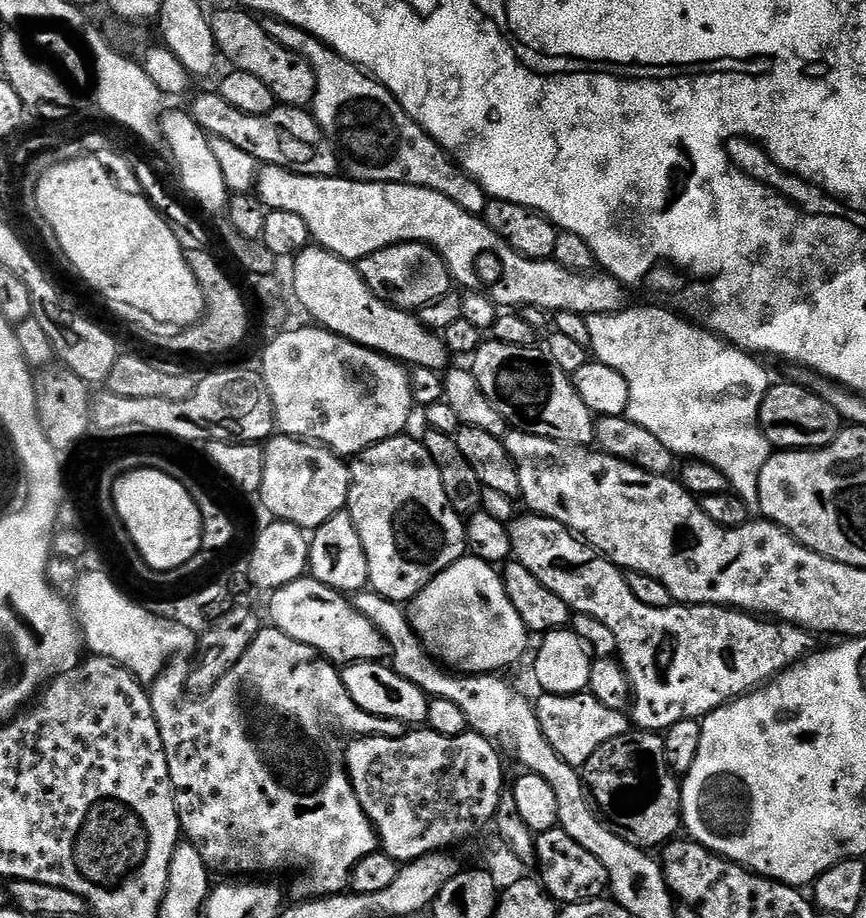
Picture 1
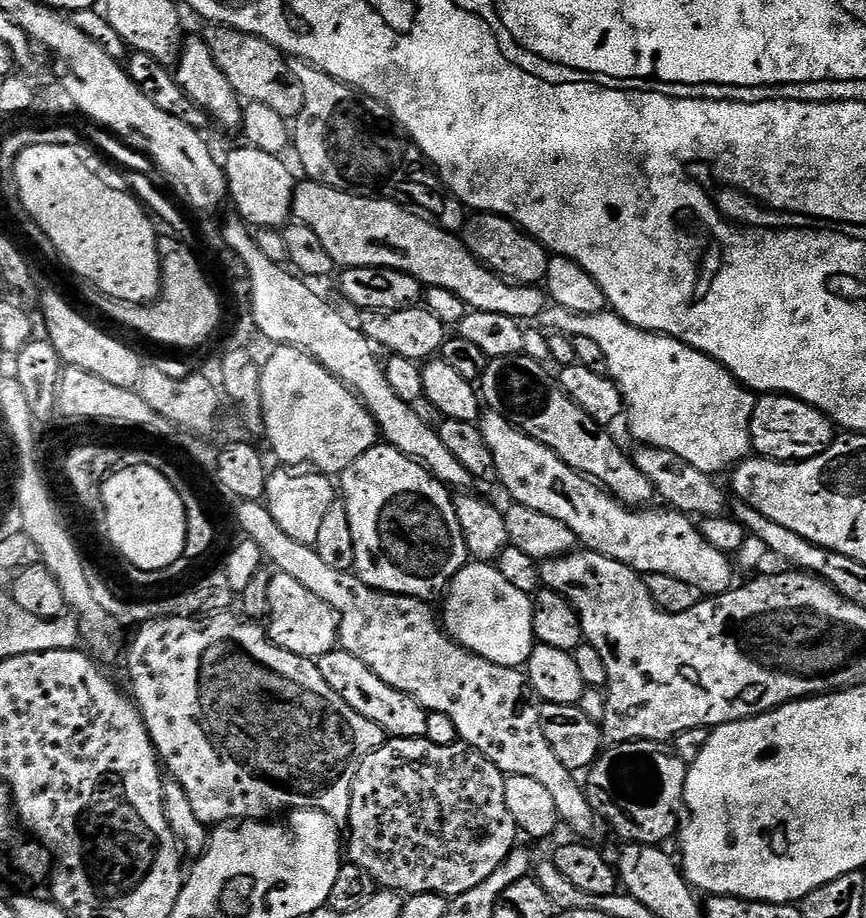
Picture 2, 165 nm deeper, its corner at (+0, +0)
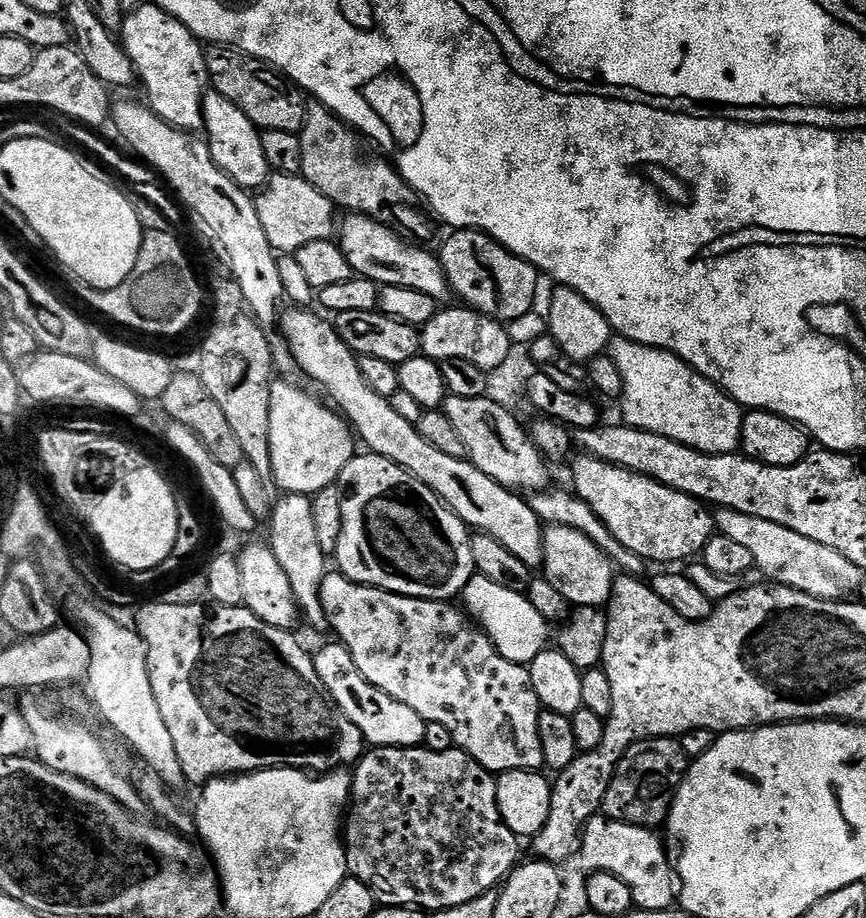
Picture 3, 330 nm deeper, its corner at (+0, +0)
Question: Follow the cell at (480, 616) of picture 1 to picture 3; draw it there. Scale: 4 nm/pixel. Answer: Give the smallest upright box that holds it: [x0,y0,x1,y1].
[463,574,550,666]

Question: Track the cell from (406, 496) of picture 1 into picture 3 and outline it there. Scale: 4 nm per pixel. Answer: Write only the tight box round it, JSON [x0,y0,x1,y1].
[334,454,476,602]

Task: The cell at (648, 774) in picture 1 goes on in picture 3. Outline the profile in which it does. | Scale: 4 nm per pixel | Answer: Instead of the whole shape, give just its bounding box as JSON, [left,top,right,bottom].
[603,736,690,829]

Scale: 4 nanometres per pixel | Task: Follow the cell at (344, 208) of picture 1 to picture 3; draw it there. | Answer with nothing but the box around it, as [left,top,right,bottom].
[338,215,450,302]

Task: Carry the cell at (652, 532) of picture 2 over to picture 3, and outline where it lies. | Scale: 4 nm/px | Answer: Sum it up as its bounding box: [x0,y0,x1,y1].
[442,396,549,494]

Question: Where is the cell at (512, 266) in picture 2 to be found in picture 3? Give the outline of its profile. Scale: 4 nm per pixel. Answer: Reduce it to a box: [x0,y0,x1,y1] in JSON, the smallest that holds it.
[438,228,541,322]

